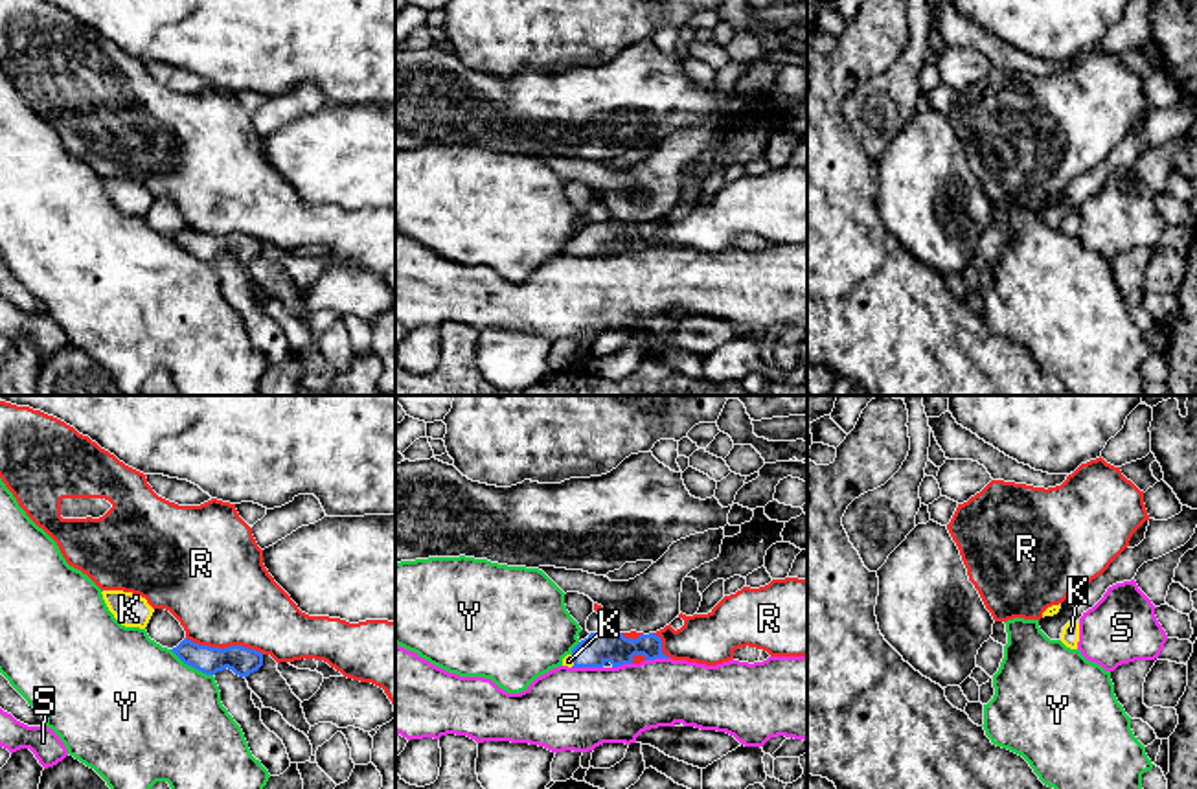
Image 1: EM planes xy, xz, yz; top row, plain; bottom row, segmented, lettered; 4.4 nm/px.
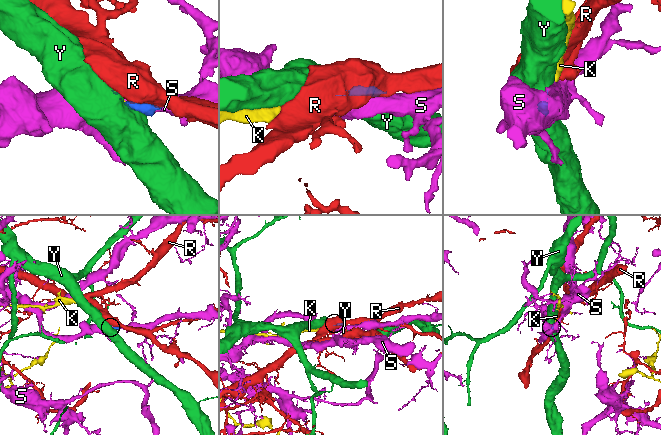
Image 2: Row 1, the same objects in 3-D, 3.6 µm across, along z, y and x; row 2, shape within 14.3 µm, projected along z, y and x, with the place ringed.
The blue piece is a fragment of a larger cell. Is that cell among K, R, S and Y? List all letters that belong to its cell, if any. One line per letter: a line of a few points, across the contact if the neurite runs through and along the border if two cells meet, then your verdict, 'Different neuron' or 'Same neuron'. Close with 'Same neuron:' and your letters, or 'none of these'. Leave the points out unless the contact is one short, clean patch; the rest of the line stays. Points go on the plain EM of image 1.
K: Line: xz (596, 238), (574, 249), (569, 249). Same neuron
R: Line: xy (186, 225), (199, 232), (221, 236), (247, 234), (263, 241). Different neuron
S: Different neuron
Y: Line: xy (170, 238), (184, 251), (212, 263). Different neuron
Same neuron: K

